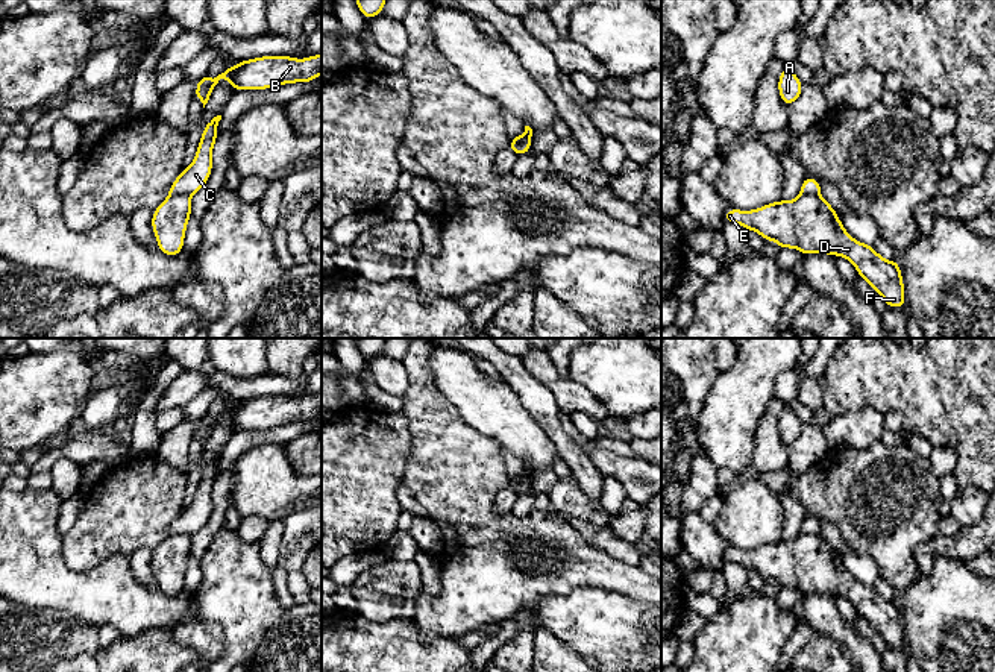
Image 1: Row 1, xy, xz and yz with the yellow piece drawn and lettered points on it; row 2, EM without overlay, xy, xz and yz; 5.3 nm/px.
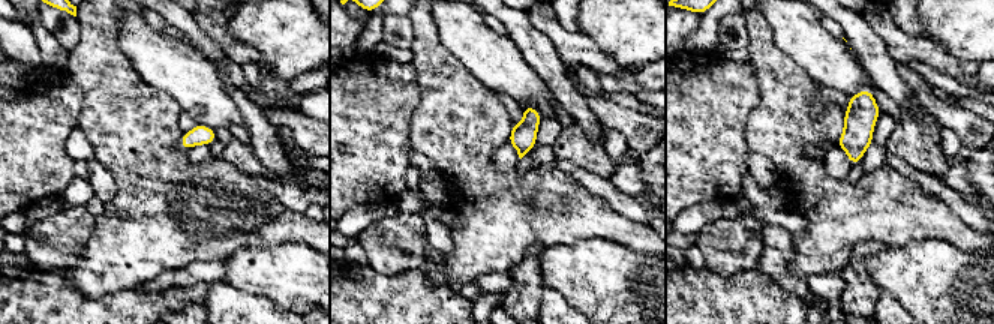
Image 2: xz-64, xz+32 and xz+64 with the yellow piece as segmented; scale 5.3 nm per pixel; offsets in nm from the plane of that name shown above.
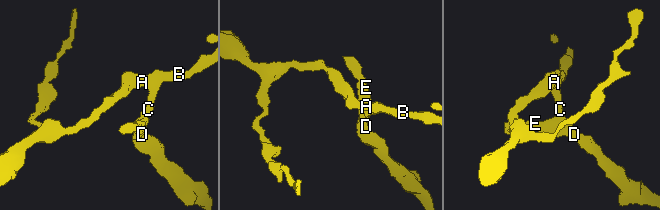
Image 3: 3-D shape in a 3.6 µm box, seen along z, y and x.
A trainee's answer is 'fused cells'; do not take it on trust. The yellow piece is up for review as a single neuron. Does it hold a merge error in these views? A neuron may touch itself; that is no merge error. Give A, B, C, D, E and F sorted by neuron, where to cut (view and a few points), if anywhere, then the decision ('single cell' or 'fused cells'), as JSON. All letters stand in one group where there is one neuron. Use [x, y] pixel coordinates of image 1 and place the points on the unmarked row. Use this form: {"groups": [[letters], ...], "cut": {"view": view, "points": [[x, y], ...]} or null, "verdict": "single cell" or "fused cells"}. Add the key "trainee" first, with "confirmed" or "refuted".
{"trainee": "confirmed", "groups": [["A", "B", "C"], ["D", "E", "F"]], "cut": {"view": "xy", "points": [[190, 534], [170, 536]]}, "verdict": "fused cells"}

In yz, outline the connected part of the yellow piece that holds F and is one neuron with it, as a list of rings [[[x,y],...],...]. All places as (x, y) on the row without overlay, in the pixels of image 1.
[[[801,532],[793,540],[777,540],[752,551],[731,548],[723,558],[758,572],[764,581],[774,579],[781,589],[795,587],[802,596],[816,592],[843,596],[887,646],[906,648],[899,602],[884,599],[874,586],[852,578],[819,534]]]

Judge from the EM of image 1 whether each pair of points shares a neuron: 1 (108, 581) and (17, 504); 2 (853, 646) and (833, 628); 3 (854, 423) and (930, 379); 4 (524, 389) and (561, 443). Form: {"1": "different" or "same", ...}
{"1": "same", "2": "same", "3": "different", "4": "same"}

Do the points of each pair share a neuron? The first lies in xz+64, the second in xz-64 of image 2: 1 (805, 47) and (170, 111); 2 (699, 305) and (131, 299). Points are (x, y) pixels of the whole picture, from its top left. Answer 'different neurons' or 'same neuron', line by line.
1: different neurons
2: same neuron

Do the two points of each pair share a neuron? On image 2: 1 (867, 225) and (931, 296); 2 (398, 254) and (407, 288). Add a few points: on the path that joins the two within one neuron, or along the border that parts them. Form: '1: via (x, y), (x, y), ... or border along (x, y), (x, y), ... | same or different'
1: border along (922, 239), (886, 248) | different
2: border along (368, 264), (381, 273), (420, 269) | different

